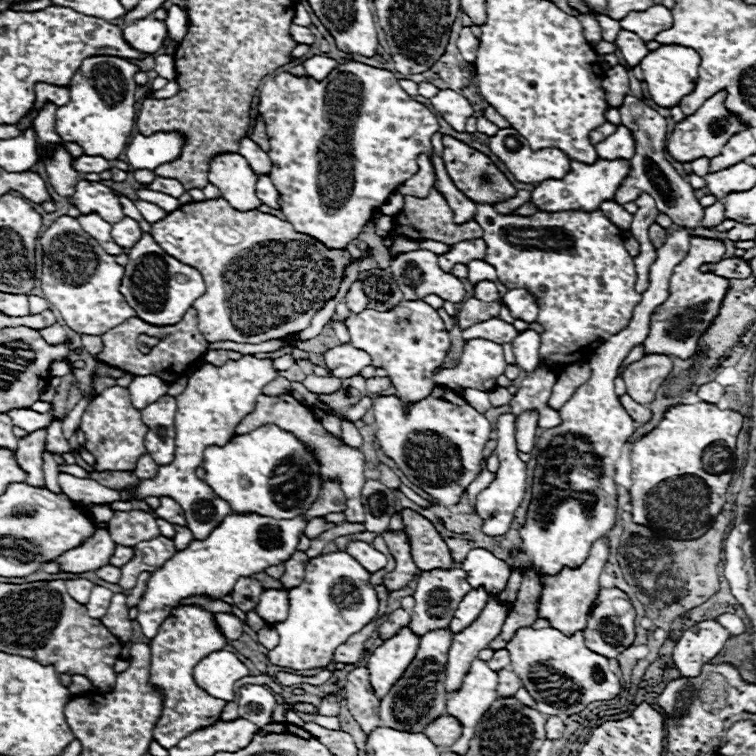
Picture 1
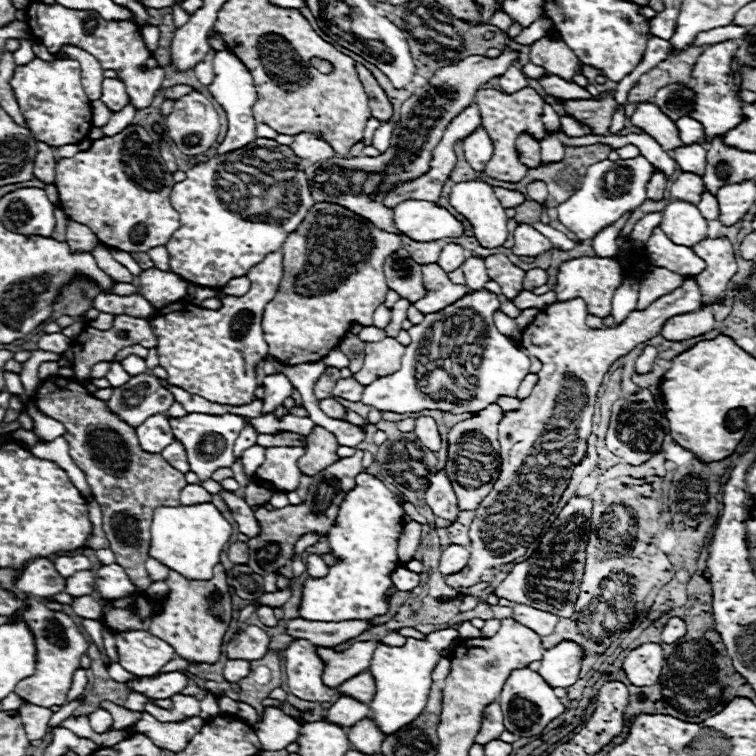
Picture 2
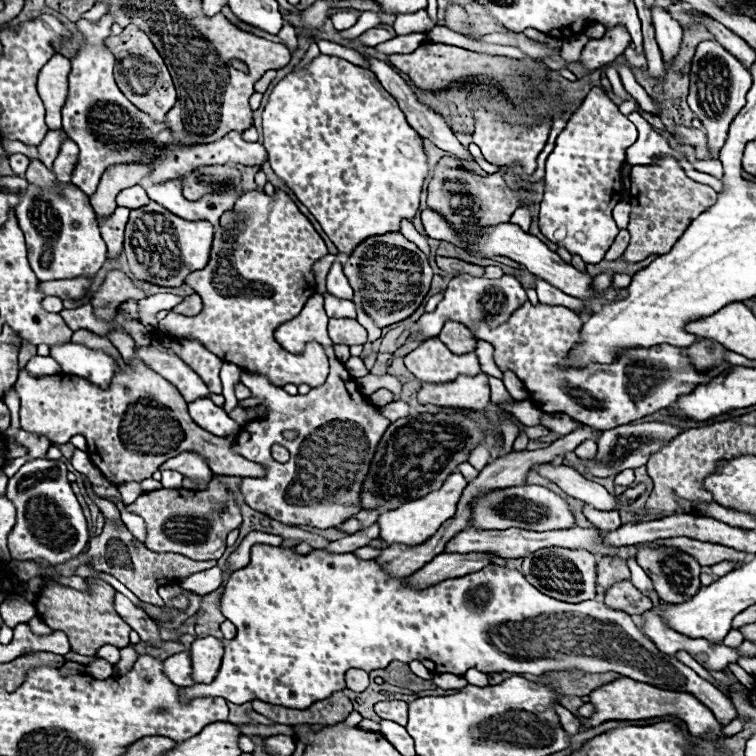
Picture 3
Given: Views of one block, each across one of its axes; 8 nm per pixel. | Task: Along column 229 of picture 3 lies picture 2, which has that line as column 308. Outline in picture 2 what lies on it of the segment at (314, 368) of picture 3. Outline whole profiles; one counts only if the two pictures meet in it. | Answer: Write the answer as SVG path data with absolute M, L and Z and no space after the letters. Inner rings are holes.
M316 202L306 214L304 222L298 226L298 230L292 232L286 238L286 244L282 246L284 254L282 282L274 300L266 306L262 318L268 354L274 354L286 366L318 362L328 354L330 348L338 346L338 342L348 332L352 320L358 320L362 326L370 326L374 310L378 308L378 304L384 302L388 292L386 276L382 270L384 260L398 248L400 248L398 234L382 232L362 216L338 204Z

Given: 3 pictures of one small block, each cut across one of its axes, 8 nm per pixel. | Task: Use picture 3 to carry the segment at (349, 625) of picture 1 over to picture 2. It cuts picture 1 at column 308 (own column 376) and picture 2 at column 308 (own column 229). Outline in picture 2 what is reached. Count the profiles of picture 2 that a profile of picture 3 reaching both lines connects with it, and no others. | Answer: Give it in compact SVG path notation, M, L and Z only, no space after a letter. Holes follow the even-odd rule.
M360 472L356 476L356 486L352 488L350 494L346 494L346 500L342 500L340 504L340 512L336 516L334 528L330 528L326 536L332 552L340 556L342 562L332 566L328 570L328 576L322 580L314 580L314 578L306 580L300 616L304 620L314 620L314 622L342 622L342 620L370 620L376 614L386 614L388 596L384 596L384 592L388 586L392 586L390 574L398 566L396 546L402 526L404 526L404 510L396 504L394 494L384 486L382 480L374 478L368 472ZM296 640L286 650L286 684L288 690L308 702L328 702L332 698L330 688L322 684L322 660L316 654L316 646L308 640Z

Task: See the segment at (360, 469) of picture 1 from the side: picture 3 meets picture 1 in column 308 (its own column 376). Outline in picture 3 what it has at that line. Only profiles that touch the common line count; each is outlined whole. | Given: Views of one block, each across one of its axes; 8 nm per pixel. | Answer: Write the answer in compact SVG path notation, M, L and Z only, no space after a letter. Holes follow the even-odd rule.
M242 372L240 382L252 392L250 398L256 398L258 406L266 408L264 418L244 424L238 436L236 452L266 468L264 478L242 478L240 492L246 504L286 526L314 526L320 530L338 528L360 512L362 484L390 422L376 406L364 400L354 380L348 380L346 374L330 374L320 388L312 388L304 396L290 396L270 384L268 378L252 376L250 372ZM336 420L354 424L330 424ZM286 430L296 430L296 440L286 440L282 436ZM274 444L286 446L292 458L284 464L276 462L270 456Z

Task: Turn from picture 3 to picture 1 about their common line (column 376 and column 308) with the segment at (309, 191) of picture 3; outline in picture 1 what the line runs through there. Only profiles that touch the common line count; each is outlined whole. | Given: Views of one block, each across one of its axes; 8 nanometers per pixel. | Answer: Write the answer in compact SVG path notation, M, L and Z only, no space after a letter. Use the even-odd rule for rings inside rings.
M346 62L334 68L322 82L292 76L288 72L272 76L260 90L258 110L266 122L270 138L270 180L278 188L280 206L296 232L314 236L328 248L346 248L372 212L388 196L418 172L416 156L430 154L430 138L438 132L436 116L420 102L410 98L392 72L372 68L360 62Z

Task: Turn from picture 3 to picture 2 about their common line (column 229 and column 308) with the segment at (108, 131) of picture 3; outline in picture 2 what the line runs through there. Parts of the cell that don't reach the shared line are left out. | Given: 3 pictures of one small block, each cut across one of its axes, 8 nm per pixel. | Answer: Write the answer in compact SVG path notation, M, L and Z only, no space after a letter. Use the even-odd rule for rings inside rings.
M308 132L296 134L294 136L294 142L290 144L290 148L292 148L292 152L300 160L304 160L308 164L314 164L318 160L328 160L330 156L336 156L336 152L324 140L316 138L316 136L308 134Z

